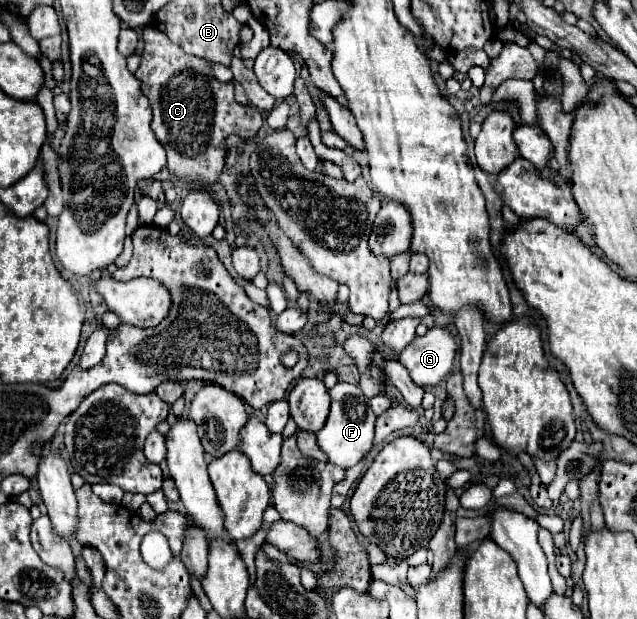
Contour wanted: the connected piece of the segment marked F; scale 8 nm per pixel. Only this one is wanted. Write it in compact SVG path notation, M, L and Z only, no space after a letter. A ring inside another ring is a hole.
M338 382L330 390L330 398L332 398L330 414L328 414L326 424L316 432L316 442L318 442L320 450L328 456L330 464L350 468L356 462L360 462L360 458L364 454L370 452L370 448L372 448L372 430L374 430L376 416L374 416L370 404L366 402L366 396L364 396L364 392L360 390L358 384Z

